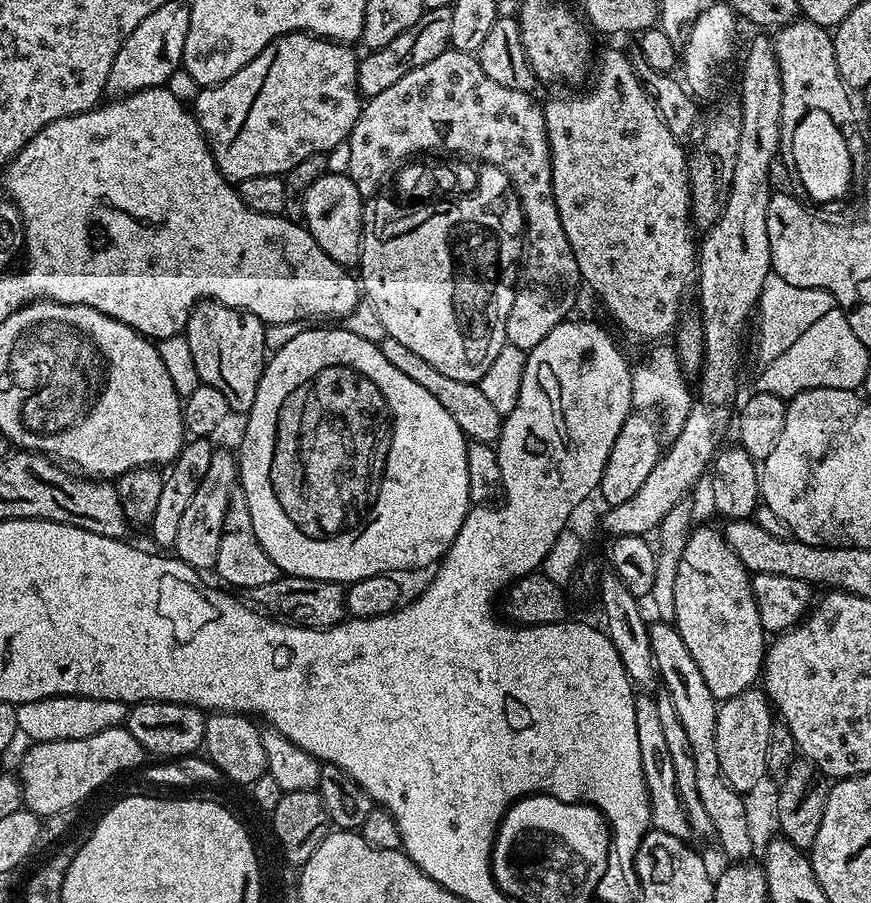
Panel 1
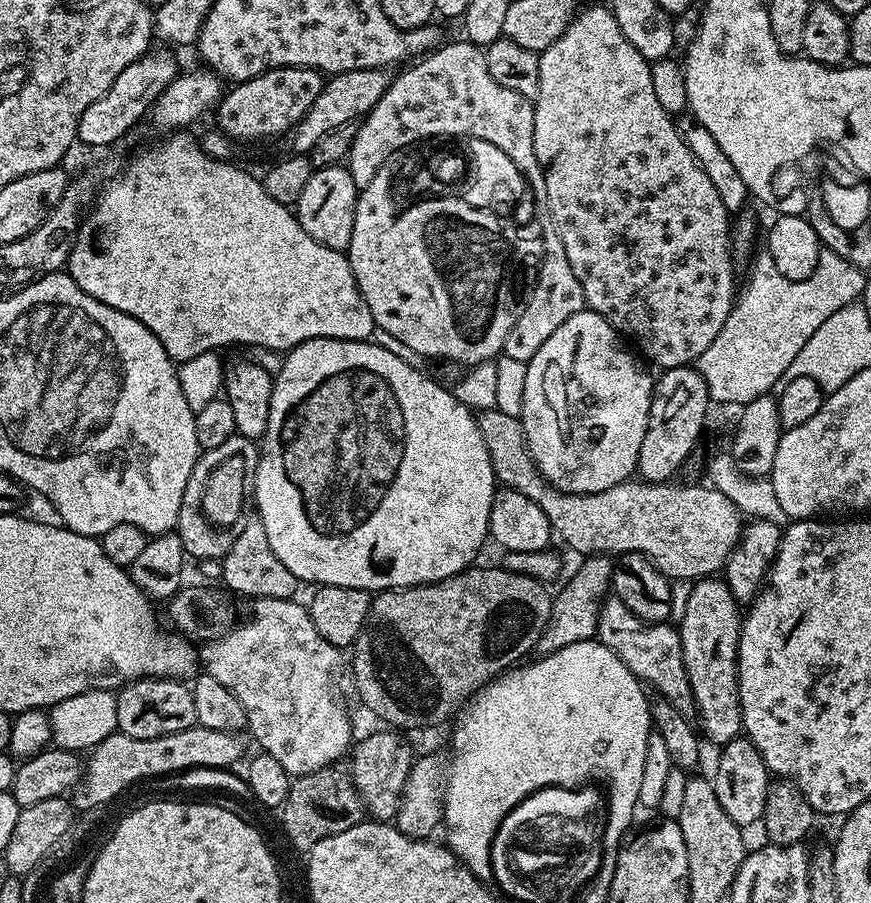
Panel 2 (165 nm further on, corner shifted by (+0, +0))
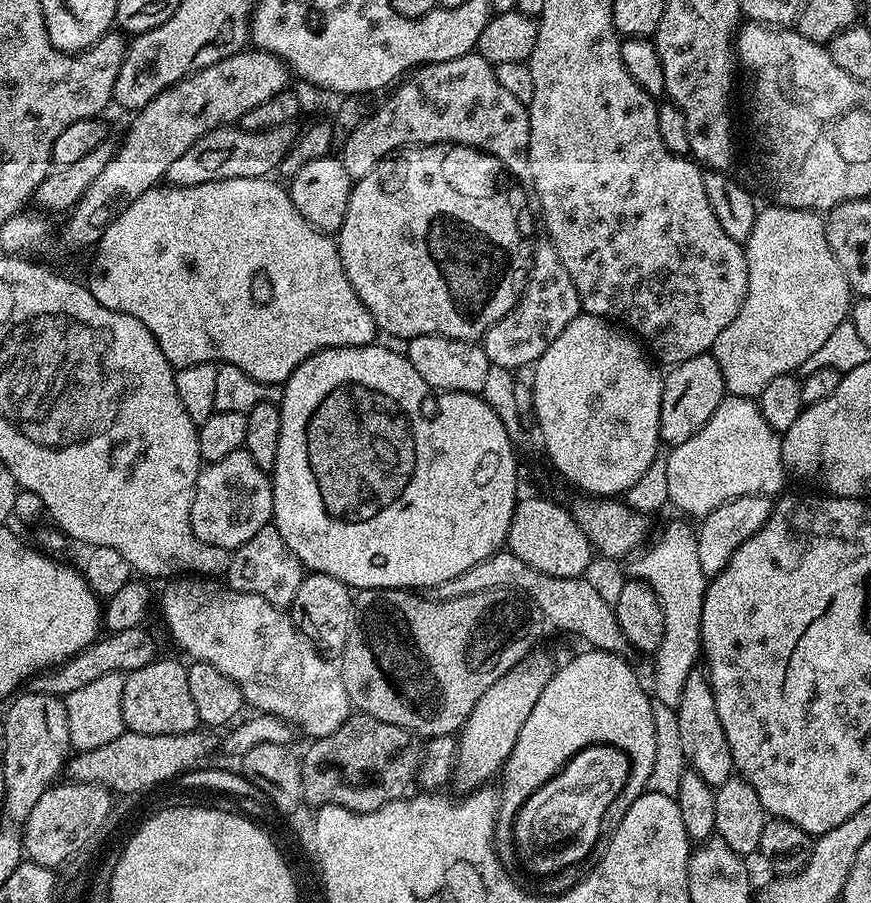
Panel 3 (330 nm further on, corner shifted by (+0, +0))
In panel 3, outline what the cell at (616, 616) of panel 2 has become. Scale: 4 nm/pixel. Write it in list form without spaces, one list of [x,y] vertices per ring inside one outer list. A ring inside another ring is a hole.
[[[507,550],[490,554],[490,558],[482,558],[482,562],[470,566],[470,570],[462,570],[458,578],[446,578],[446,582],[438,582],[433,588],[427,589],[426,595],[429,600],[449,600],[499,588],[511,592],[523,592],[528,599],[535,602],[551,627],[553,624],[564,632],[573,632],[574,635],[581,636],[588,643],[585,645],[589,649],[617,654],[629,651],[628,639],[624,637],[618,626],[615,607],[602,599],[590,582],[579,576],[558,578],[554,574],[542,574],[542,570],[534,570],[534,566],[526,566],[526,562],[518,558],[518,554]]]

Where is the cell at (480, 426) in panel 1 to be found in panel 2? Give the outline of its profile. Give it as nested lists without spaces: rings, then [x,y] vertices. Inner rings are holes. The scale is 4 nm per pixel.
[[[496,407],[481,411],[478,416],[480,433],[486,442],[486,450],[492,459],[497,481],[505,488],[512,488],[524,494],[546,514],[553,533],[567,548],[589,555],[621,556],[626,553],[638,553],[647,557],[661,573],[678,582],[690,582],[705,579],[719,573],[735,549],[743,532],[744,518],[726,494],[708,484],[702,486],[680,486],[677,482],[651,484],[637,479],[626,480],[618,486],[594,494],[570,494],[560,492],[541,476],[535,460],[527,446],[521,417],[510,417]]]

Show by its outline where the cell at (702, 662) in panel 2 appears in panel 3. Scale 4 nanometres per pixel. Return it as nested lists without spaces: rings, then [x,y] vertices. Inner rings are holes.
[[[694,671],[690,674],[690,678],[686,678],[686,687],[682,690],[682,702],[675,708],[675,712],[687,767],[693,772],[702,774],[702,778],[706,778],[708,785],[714,789],[733,779],[730,742],[726,742],[726,730],[722,730],[722,721],[718,719],[718,710],[714,706],[712,686],[703,671]]]

